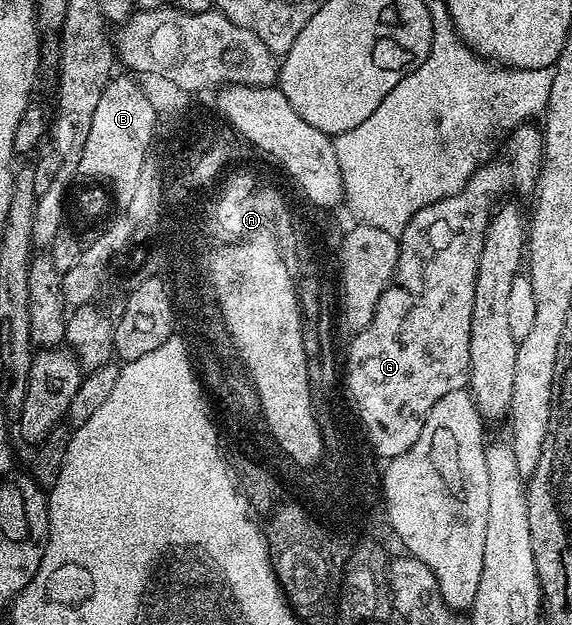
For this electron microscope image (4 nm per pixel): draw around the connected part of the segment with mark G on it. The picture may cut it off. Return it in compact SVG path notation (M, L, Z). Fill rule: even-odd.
M526 121L508 134L509 155L482 162L475 174L459 193L443 197L415 213L407 221L407 229L399 237L397 268L389 288L375 305L375 317L367 329L356 332L349 343L349 352L343 361L343 385L353 391L361 415L369 425L373 443L385 455L399 457L419 441L427 413L435 409L439 397L466 390L469 386L471 365L471 305L475 301L475 281L479 273L479 257L483 253L485 230L493 217L497 195L512 191L532 192L541 176L545 157L545 141L540 126L532 127Z

